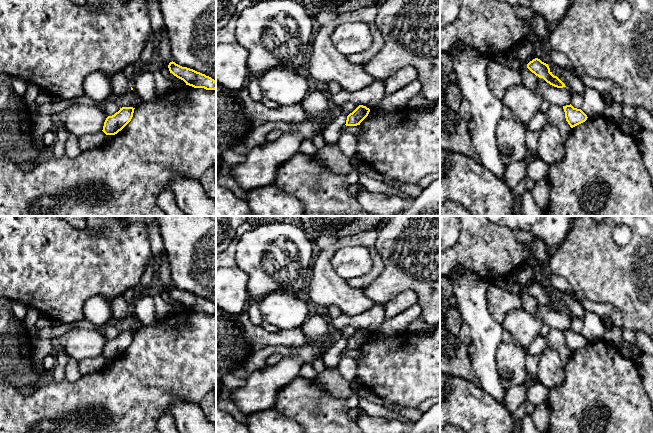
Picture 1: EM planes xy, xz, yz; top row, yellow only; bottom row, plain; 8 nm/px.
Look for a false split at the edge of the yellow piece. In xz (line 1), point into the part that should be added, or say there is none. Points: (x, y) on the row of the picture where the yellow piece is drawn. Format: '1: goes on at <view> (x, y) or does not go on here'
1: does not go on here

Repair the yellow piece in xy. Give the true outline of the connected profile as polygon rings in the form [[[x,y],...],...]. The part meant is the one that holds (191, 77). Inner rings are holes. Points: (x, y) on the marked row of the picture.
[[[173,61],[169,63],[168,68],[170,73],[183,80],[186,85],[194,88],[204,88],[206,90],[216,89],[216,81],[205,74],[187,67],[182,67]]]

